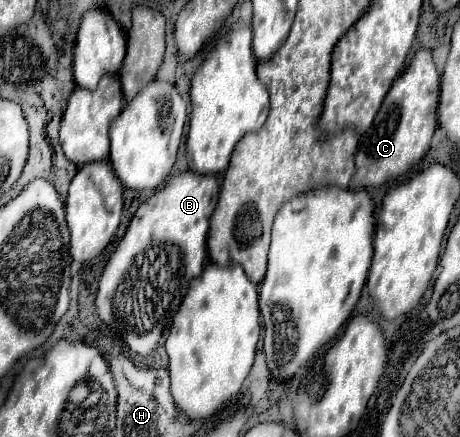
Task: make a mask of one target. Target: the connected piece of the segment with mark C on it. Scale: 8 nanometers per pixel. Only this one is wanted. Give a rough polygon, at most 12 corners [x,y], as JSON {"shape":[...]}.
{"shape":[[417,50],[359,140],[351,190],[429,152],[441,76]]}

